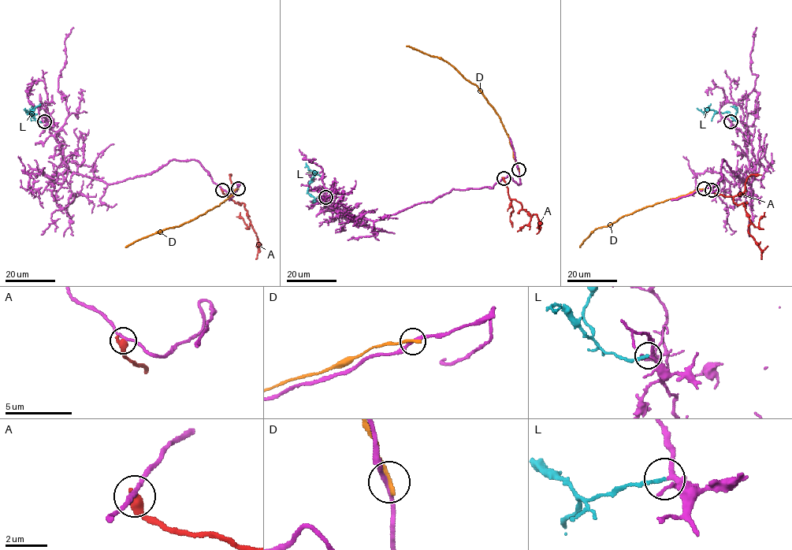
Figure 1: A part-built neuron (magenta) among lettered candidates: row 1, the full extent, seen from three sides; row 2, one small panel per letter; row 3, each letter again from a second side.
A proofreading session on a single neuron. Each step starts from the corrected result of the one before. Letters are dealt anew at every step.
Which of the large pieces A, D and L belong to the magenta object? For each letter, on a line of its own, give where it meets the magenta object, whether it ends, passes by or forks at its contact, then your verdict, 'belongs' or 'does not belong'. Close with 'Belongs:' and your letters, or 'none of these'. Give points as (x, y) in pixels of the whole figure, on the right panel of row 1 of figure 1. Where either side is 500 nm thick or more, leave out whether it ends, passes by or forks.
A: (712, 190) | does not belong
D: (704, 188) | it ends | does not belong
L: (730, 121) | it ends | belongs
Belongs: L

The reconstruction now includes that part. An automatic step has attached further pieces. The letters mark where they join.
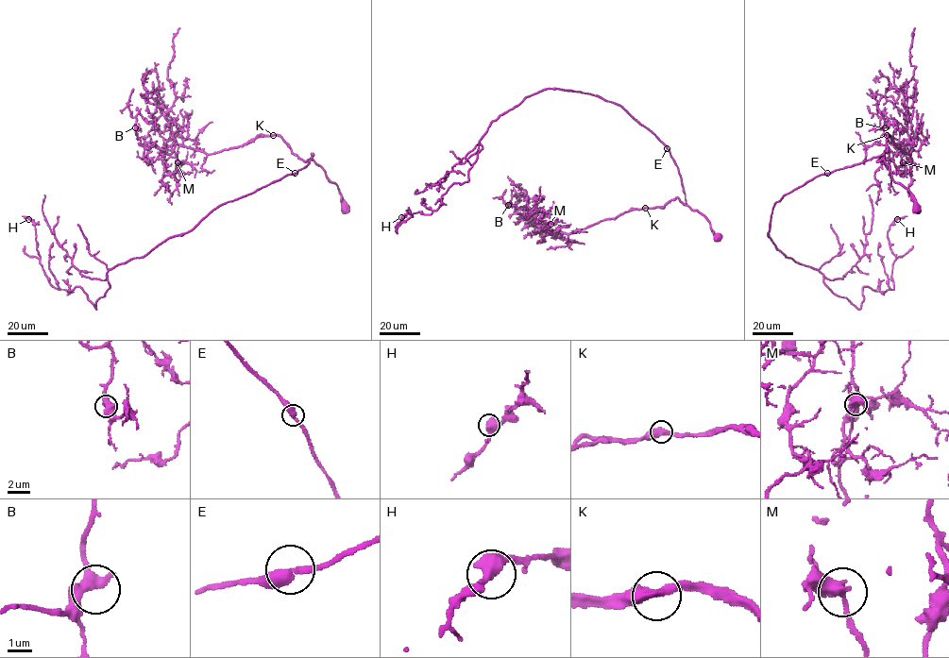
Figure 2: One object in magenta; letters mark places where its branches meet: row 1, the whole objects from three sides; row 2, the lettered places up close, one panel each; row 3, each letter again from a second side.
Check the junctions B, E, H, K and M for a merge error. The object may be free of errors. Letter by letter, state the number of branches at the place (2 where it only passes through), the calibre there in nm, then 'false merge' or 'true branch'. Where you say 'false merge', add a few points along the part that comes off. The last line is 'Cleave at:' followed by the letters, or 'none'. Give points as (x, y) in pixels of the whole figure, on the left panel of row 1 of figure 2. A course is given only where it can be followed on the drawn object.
B: branches 2; calibre 420 nm; true branch
E: branches 2; calibre 400 nm; true branch
H: branches 2; calibre 480 nm; true branch
K: branches 2; calibre 440 nm; true branch
M: branches 2; calibre 400 nm; true branch
Cleave at: none

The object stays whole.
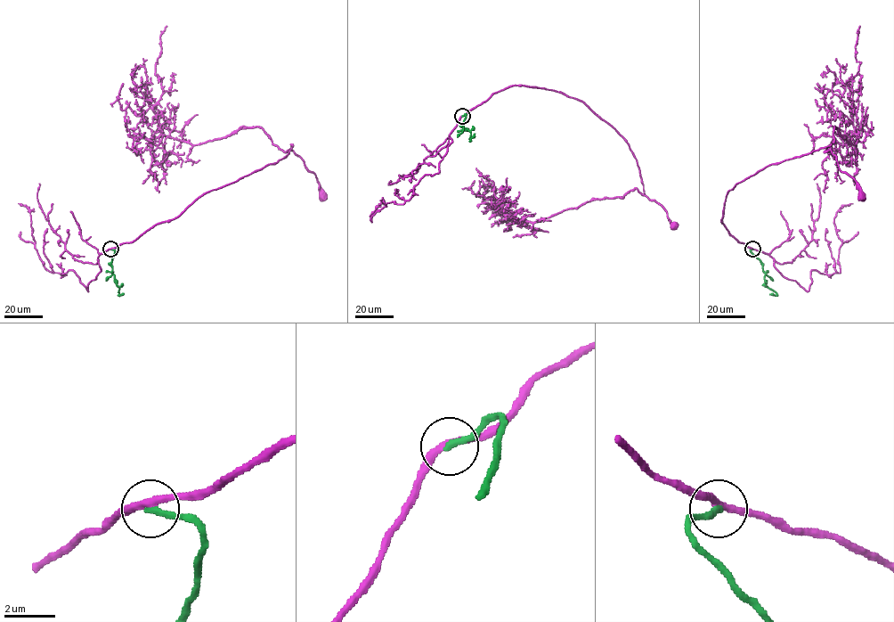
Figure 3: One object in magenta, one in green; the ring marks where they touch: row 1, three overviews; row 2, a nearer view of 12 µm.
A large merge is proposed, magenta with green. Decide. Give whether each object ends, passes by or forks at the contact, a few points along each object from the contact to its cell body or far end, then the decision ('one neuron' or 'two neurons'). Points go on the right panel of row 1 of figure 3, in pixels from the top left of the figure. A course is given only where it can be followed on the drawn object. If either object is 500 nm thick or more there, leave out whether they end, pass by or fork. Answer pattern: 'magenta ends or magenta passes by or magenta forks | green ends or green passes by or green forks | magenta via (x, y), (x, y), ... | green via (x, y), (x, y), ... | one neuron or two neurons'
magenta passes by | green ends | magenta via (752, 249), (729, 233), (723, 210), (730, 190), (766, 167), (831, 143), (839, 168), (855, 181), (861, 196) | green via (752, 249), (750, 251), (762, 265), (766, 285), (776, 293), (769, 294) | two neurons

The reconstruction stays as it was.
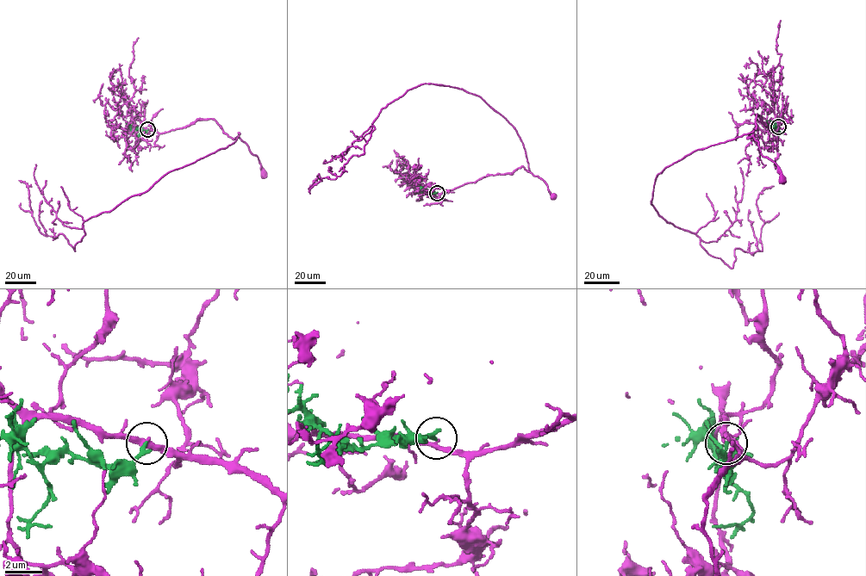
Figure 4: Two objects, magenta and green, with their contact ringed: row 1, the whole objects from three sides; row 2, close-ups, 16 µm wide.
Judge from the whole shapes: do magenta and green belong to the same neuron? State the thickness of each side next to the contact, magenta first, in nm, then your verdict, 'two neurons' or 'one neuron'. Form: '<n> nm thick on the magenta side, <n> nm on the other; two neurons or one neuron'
280 nm thick on the magenta side, 240 nm on the other; two neurons

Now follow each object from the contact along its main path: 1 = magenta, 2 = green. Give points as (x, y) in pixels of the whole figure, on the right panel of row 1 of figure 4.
1: (778, 126), (775, 131), (756, 114), (756, 127), (747, 138), (758, 142), (761, 154), (776, 164), (781, 179)
2: (778, 126), (772, 128), (767, 120)

